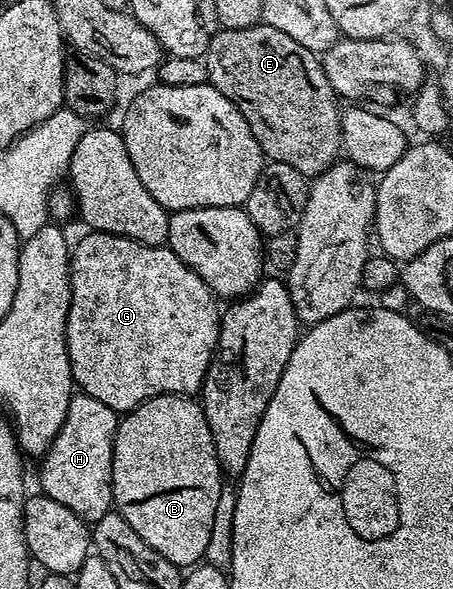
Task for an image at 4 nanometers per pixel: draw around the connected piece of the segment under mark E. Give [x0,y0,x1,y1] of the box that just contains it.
[203,24,342,180]

